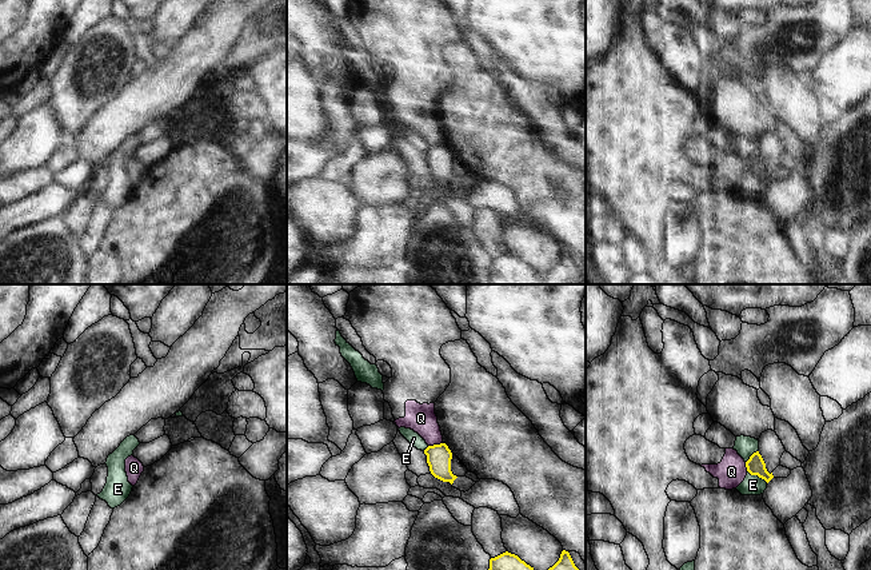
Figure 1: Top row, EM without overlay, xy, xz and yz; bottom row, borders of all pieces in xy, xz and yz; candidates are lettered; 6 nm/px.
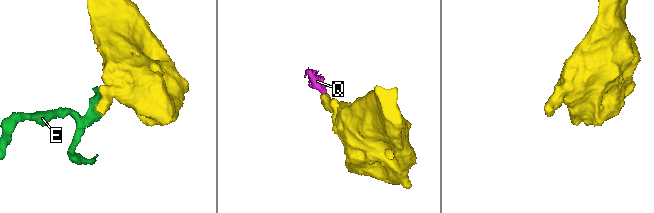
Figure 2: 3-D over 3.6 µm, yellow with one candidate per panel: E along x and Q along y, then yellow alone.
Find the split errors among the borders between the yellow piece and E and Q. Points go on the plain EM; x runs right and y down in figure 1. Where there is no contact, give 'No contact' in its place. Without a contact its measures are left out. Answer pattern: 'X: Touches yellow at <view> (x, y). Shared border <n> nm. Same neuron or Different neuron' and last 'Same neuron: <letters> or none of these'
E: Touches yellow at yz (758, 176). Shared border 150 nm. Different neuron
Q: Touches yellow at xz (435, 146). Shared border 90 nm. Different neuron
Same neuron: none of these.

